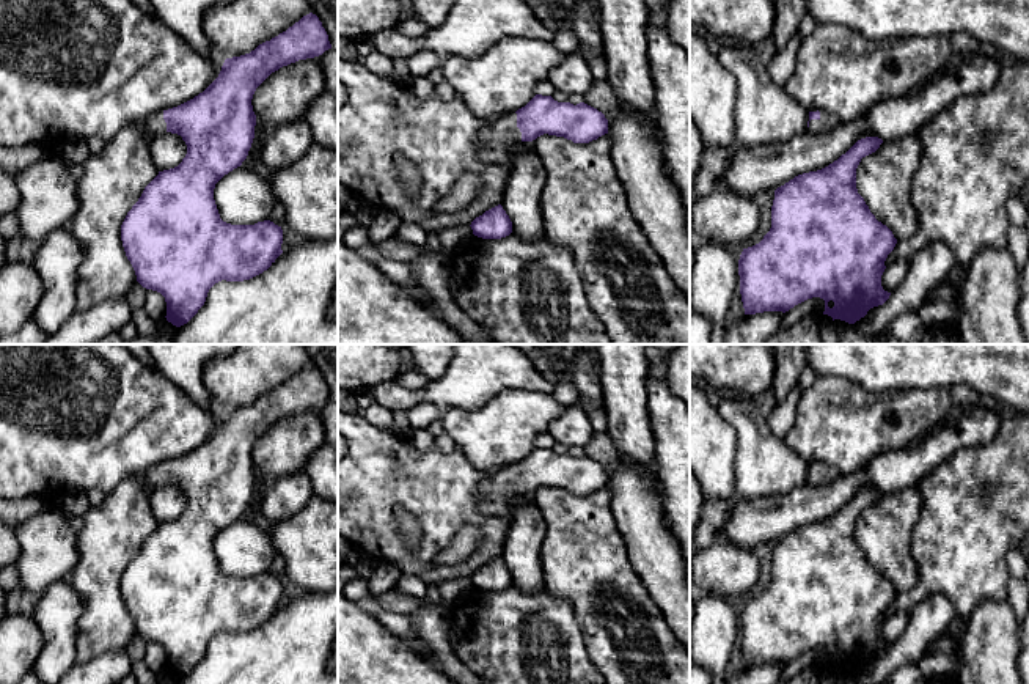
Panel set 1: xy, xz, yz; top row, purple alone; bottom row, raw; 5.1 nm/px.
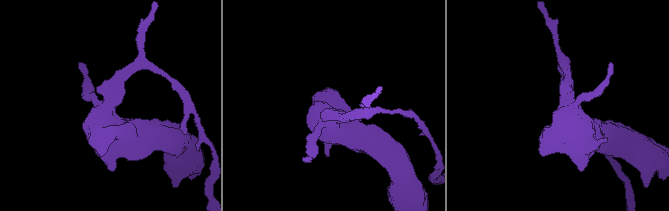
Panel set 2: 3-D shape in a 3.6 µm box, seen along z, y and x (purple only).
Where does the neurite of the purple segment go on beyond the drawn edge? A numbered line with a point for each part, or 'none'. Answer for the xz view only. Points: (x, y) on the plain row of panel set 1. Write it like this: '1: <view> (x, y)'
1: xz (495, 491)

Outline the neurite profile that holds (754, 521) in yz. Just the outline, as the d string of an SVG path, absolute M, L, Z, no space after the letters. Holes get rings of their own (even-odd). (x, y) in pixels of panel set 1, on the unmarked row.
M990 401L952 406L949 415L925 436L903 450L880 454L864 469L840 475L834 483L804 484L782 495L738 497L723 538L754 550L798 527L828 519L861 491L889 494L917 486L960 448L988 443L1001 421L999 407Z

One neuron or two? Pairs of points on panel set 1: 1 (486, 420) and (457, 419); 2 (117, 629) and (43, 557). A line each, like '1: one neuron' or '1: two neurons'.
1: one neuron
2: two neurons

